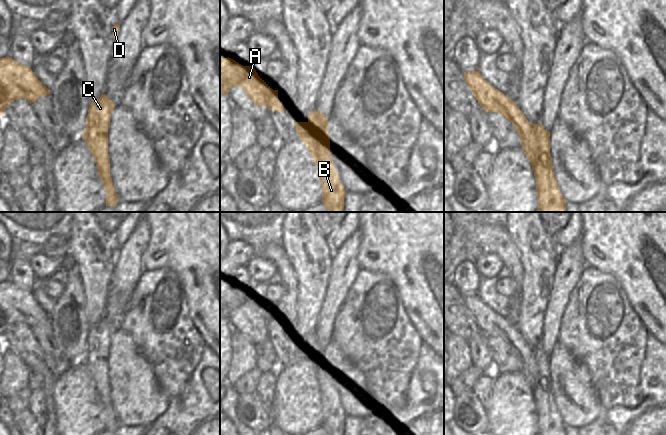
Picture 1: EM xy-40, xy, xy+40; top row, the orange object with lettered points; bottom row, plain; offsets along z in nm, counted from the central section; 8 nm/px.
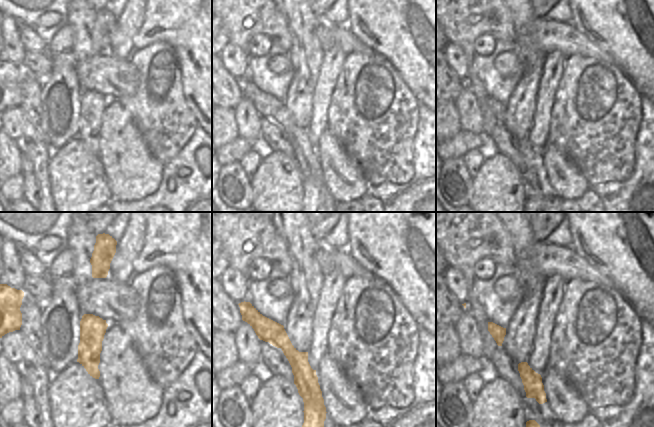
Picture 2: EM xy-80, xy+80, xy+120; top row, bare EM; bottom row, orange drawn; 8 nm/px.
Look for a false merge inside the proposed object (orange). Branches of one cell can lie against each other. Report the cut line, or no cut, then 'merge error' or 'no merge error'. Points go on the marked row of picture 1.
xy+40 (533, 124), (545, 153), (536, 163), (534, 174) | merge error

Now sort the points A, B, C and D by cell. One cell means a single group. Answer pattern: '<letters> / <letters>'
A / B C D

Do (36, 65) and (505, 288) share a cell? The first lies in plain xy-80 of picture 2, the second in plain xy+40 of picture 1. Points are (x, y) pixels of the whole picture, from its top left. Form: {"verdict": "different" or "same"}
{"verdict": "same"}

